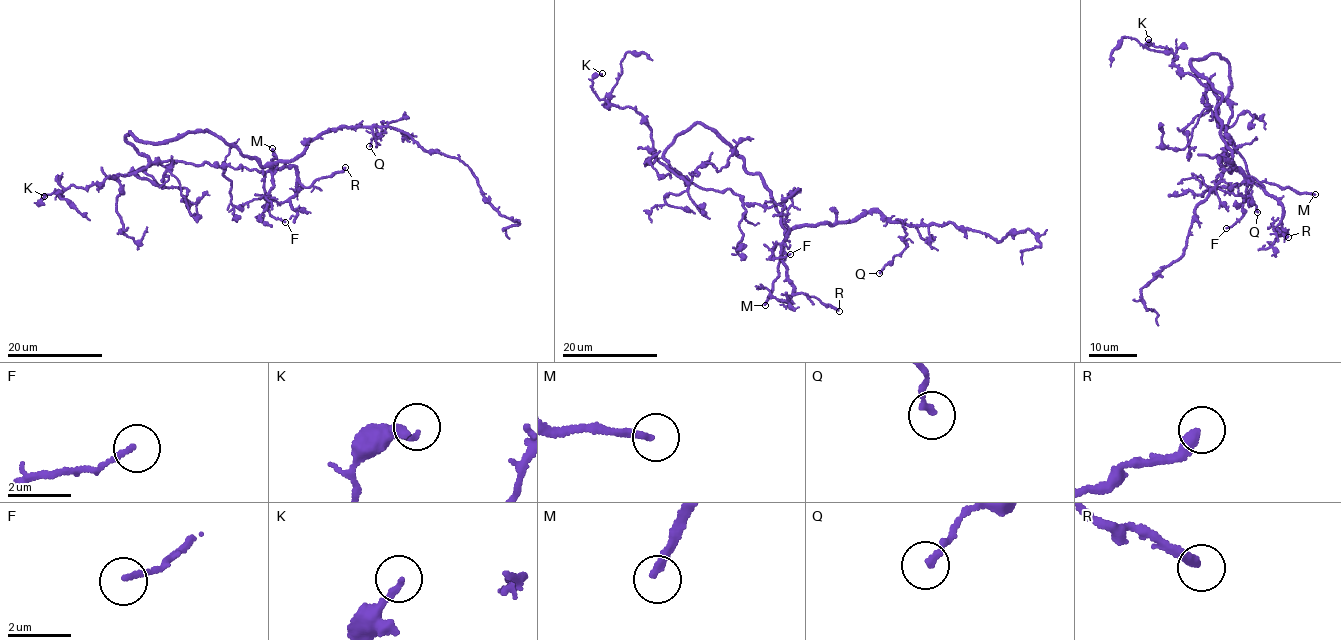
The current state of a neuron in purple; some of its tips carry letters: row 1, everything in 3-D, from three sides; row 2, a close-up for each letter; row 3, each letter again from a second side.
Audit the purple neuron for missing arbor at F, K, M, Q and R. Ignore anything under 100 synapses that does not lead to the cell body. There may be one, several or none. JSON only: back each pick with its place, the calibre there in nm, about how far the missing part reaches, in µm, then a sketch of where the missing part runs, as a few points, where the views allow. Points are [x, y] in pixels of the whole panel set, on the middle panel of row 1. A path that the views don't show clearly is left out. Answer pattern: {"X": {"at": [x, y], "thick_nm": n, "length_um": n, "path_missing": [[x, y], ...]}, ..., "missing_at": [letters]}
{"M": {"at": [765, 305], "thick_nm": 220, "length_um": 80, "path_missing": [[765, 305], [744, 322], [720, 319], [665, 267], [623, 190], [619, 146], [607, 124], [613, 121], [611, 115]]}, "missing_at": ["M"]}

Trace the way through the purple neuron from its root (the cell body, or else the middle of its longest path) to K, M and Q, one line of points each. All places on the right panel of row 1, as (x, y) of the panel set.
K: (1222, 128), (1216, 111), (1222, 97), (1190, 61), (1214, 54), (1227, 62), (1231, 83), (1222, 99), (1148, 39)
M: (1222, 128), (1221, 134), (1235, 166), (1247, 175), (1300, 192), (1315, 194)
Q: (1222, 128), (1238, 168), (1231, 173), (1233, 164), (1220, 161), (1216, 184), (1251, 196), (1257, 212)

